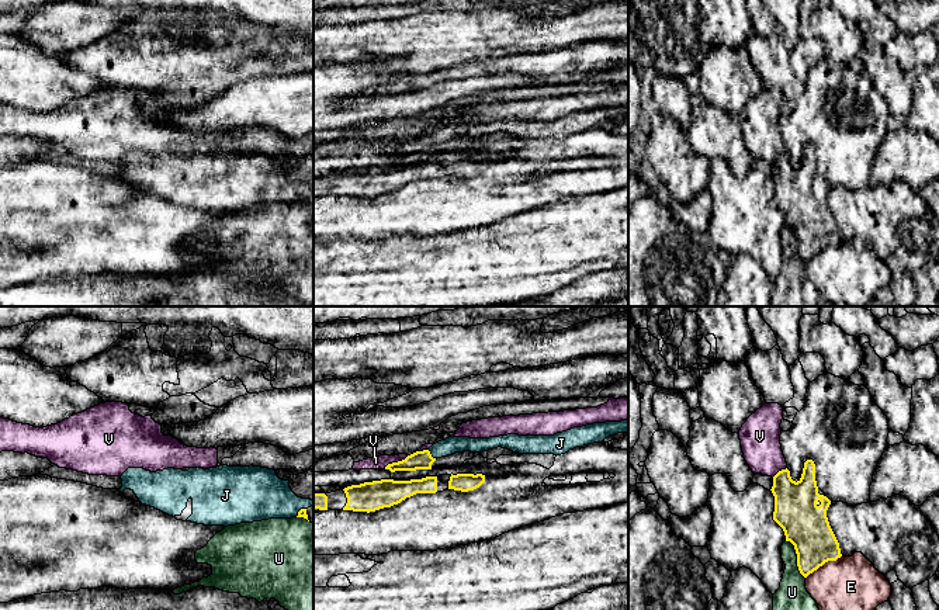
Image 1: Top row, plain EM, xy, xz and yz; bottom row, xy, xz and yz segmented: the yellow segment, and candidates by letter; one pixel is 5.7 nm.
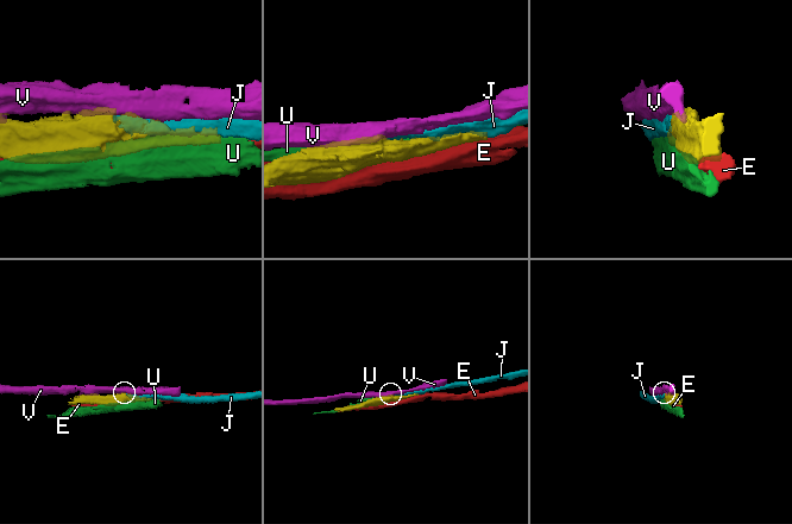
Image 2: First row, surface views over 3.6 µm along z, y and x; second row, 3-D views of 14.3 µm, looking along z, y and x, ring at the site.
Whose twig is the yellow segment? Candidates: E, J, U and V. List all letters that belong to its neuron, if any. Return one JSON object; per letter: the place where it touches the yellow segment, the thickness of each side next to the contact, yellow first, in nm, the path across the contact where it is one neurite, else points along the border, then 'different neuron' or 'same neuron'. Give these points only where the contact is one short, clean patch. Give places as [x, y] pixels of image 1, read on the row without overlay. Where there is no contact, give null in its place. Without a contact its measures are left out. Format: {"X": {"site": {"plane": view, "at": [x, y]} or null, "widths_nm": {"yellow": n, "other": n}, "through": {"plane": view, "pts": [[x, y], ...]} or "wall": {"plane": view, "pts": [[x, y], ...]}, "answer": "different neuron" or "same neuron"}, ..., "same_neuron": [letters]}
{"E": {"site": {"plane": "yz", "at": [823, 249]}, "widths_nm": {"yellow": 260, "other": 360}, "answer": "different neuron"}, "J": {"site": {"plane": "xz", "at": [430, 139]}, "widths_nm": {"yellow": 110, "other": 100}, "answer": "same neuron"}, "U": {"site": {"plane": "yz", "at": [797, 243]}, "widths_nm": {"yellow": 260, "other": 200}, "answer": "different neuron"}, "V": {"site": {"plane": "xz", "at": [395, 148]}, "widths_nm": {"yellow": 110, "other": 80}, "wall": {"plane": "xz", "pts": [[408, 141], [384, 152]]}, "answer": "different neuron"}, "same_neuron": ["J"]}

